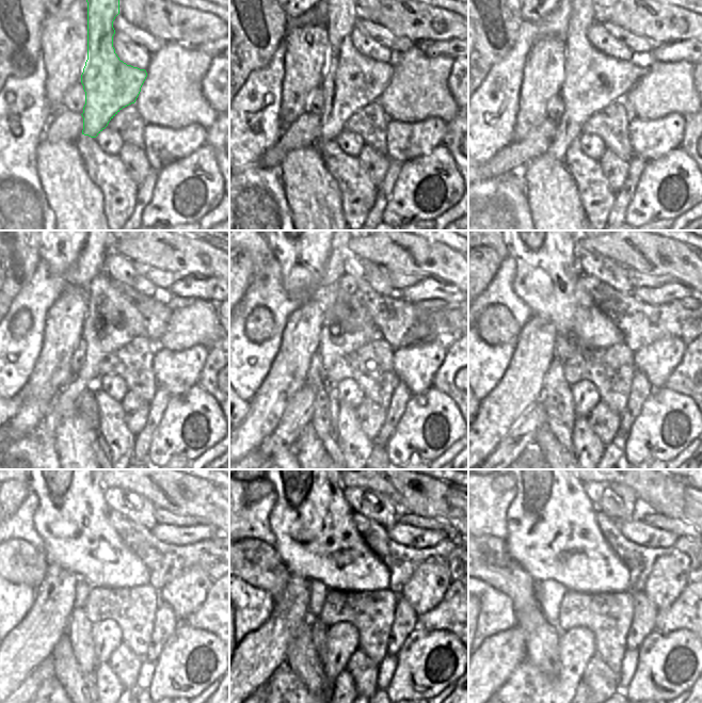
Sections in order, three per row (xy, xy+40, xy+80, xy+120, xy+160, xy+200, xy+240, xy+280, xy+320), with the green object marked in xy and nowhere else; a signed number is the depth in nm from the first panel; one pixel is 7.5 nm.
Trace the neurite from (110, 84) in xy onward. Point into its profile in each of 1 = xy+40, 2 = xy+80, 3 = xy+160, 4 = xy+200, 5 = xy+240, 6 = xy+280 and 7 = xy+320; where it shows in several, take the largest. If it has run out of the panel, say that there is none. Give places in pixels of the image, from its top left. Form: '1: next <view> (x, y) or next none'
1: next xy+40 (351, 81)
2: next xy+80 (592, 81)
3: next xy+160 (401, 323)
4: next xy+200 (640, 323)
5: next xy+240 (165, 561)
6: next xy+280 (401, 561)
7: next xy+320 (639, 559)

